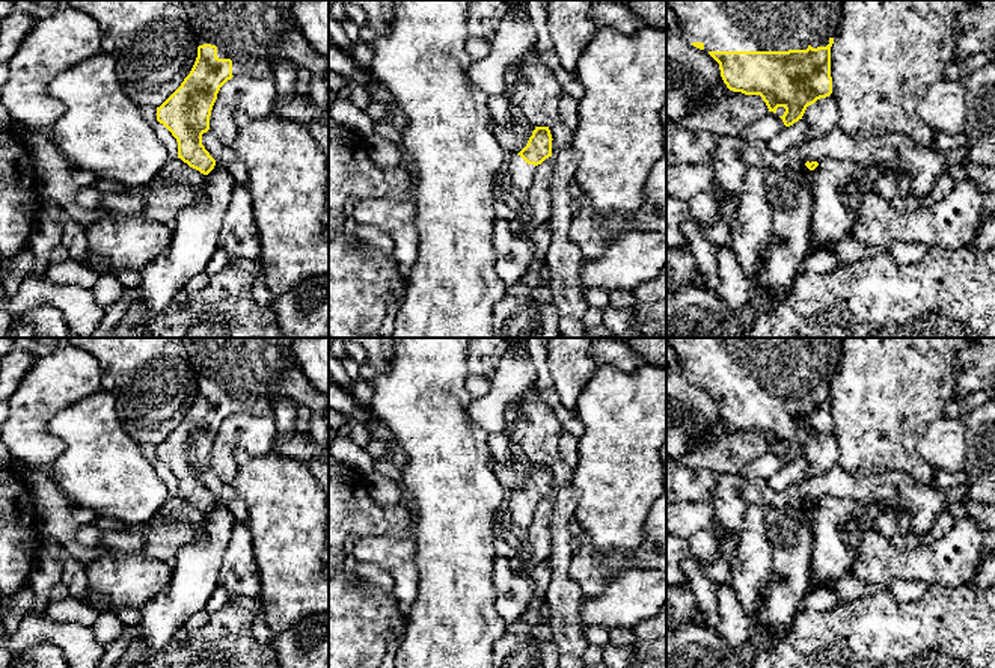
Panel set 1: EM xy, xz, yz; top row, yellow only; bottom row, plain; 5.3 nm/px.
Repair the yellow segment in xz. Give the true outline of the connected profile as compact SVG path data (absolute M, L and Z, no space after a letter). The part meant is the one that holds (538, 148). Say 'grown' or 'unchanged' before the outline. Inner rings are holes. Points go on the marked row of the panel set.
grown; M535 127L528 145L507 163L507 188L523 207L528 207L537 166L552 157L552 140L549 127Z

